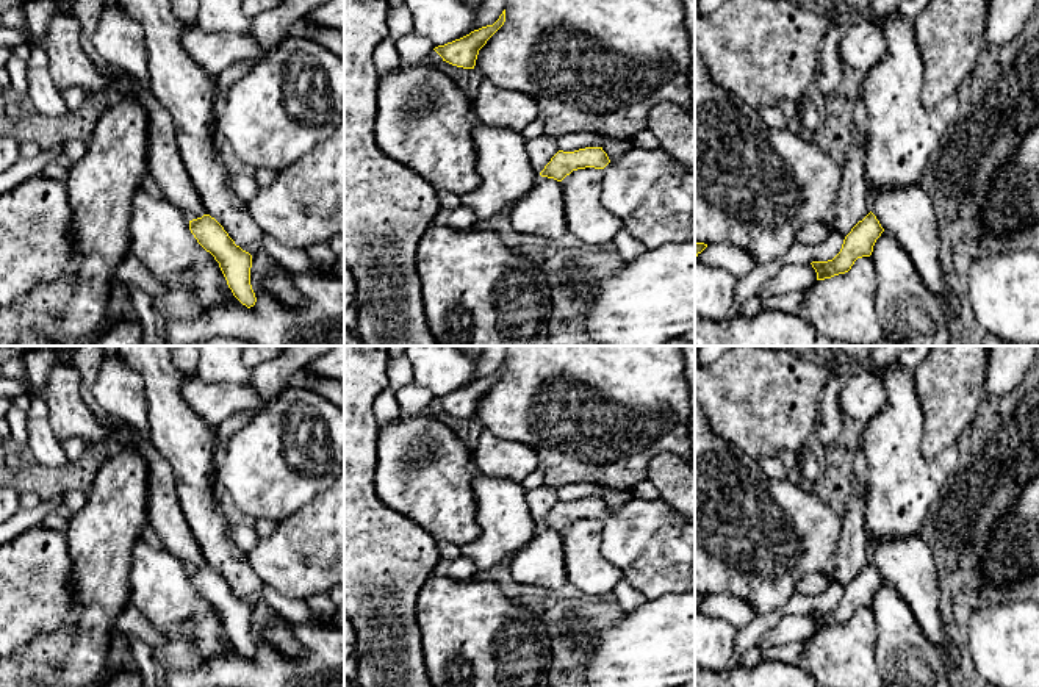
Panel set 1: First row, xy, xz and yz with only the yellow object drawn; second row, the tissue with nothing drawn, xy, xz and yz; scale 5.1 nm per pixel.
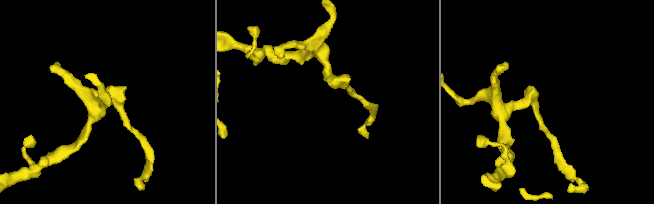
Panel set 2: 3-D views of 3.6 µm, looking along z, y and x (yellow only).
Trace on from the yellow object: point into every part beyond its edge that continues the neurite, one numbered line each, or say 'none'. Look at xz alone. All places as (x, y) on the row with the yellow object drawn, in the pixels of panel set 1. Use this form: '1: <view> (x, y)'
1: xz (653, 194)

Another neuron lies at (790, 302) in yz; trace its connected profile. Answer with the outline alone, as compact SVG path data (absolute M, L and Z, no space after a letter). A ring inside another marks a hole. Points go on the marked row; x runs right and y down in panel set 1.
M804 290L787 291L779 296L768 296L762 299L762 308L779 310L789 315L800 315L803 302L804 302Z

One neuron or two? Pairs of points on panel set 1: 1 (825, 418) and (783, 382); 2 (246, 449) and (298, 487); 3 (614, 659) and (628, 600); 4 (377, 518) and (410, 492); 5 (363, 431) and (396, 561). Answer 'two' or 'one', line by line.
1: two
2: one
3: two
4: two
5: one

